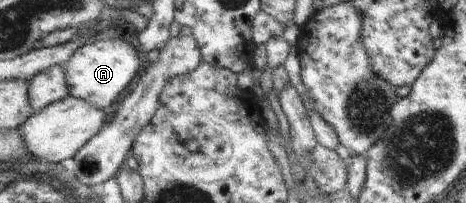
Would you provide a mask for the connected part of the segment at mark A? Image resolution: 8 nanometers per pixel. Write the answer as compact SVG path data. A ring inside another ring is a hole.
M109 34L100 37L94 43L81 46L67 62L64 70L67 72L67 81L70 97L84 99L86 102L111 110L111 104L123 94L123 90L135 80L141 70L141 58L133 44L125 40L125 35Z

